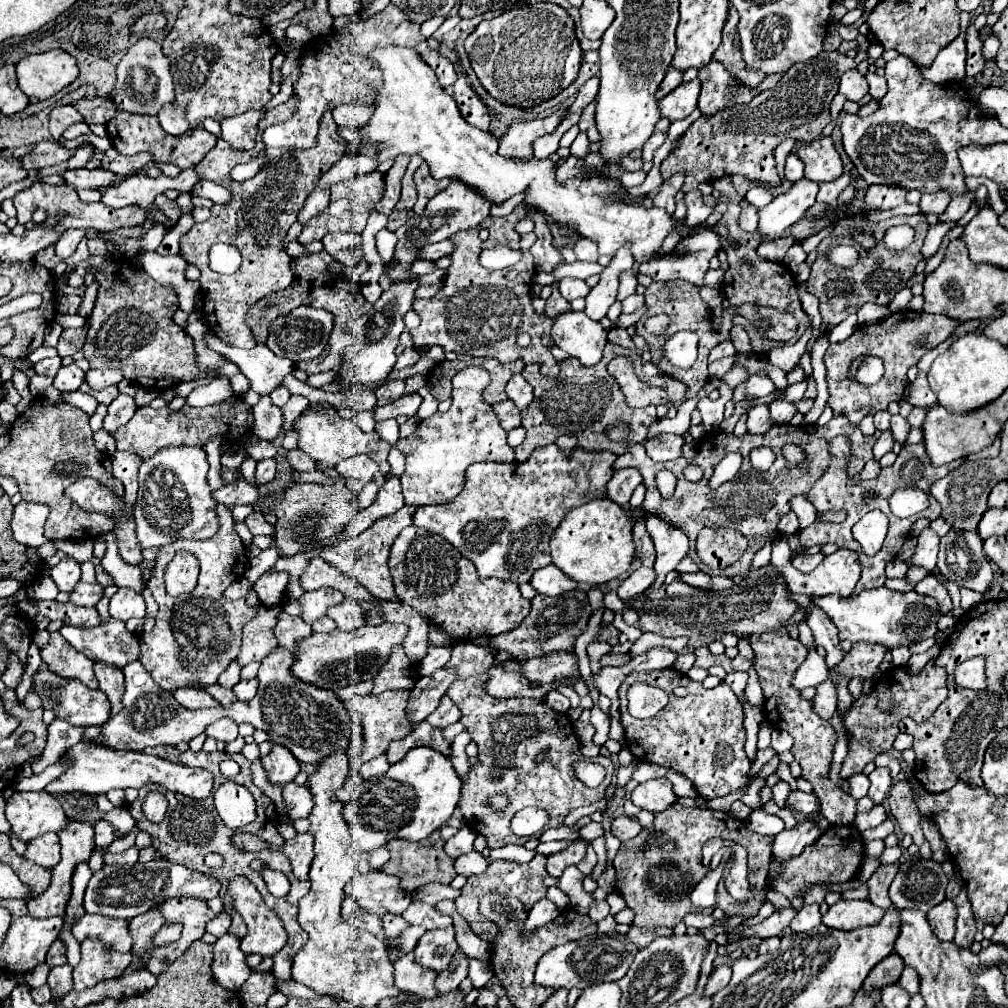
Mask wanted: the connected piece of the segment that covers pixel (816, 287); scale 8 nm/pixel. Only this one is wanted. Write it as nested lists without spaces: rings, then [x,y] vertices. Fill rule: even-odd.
[[[913,215],[907,217],[907,225],[915,229],[915,241],[903,249],[901,253],[883,251],[883,245],[877,245],[871,253],[859,255],[859,263],[855,263],[851,269],[837,269],[829,261],[817,255],[817,261],[811,267],[811,277],[807,281],[807,291],[819,297],[819,311],[821,311],[821,331],[831,331],[835,325],[839,325],[847,315],[857,313],[865,303],[877,303],[877,305],[889,305],[891,299],[905,287],[907,279],[913,275],[915,263],[921,259],[921,245],[927,235],[929,223],[925,215]]]

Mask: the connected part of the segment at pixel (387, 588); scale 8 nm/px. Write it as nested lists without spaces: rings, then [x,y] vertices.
[[[403,507],[399,509],[397,513],[393,515],[387,515],[383,519],[379,519],[373,524],[373,527],[365,530],[359,537],[354,540],[344,540],[343,543],[327,549],[321,553],[321,557],[331,563],[331,565],[337,565],[337,569],[341,569],[345,575],[357,579],[361,585],[365,585],[377,599],[383,599],[383,601],[401,601],[397,595],[395,595],[395,589],[393,589],[393,577],[389,573],[389,567],[387,567],[387,561],[389,561],[389,549],[395,541],[395,537],[409,525],[413,525],[413,515],[415,515],[417,507]]]

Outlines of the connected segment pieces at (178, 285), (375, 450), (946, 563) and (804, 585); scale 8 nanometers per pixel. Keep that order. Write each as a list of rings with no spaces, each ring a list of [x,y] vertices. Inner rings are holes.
[[[139,251],[137,261],[143,265],[143,269],[155,281],[159,281],[163,285],[171,285],[177,291],[179,307],[185,313],[193,312],[193,299],[195,299],[195,293],[199,291],[199,283],[185,279],[187,261],[183,257],[179,257],[179,255],[159,255],[159,253],[151,253],[151,251]]]
[[[335,411],[329,413],[305,413],[301,415],[301,419],[295,423],[295,429],[299,433],[299,449],[305,451],[311,459],[323,463],[323,465],[337,465],[339,461],[353,457],[357,453],[365,453],[371,459],[375,459],[381,467],[383,473],[389,471],[389,449],[391,445],[387,441],[383,441],[377,433],[363,433],[355,421],[349,419],[341,419]]]
[[[949,529],[947,535],[941,537],[937,569],[959,587],[973,589],[977,593],[985,593],[993,581],[991,563],[983,551],[983,545],[977,545],[977,531],[963,531],[963,539],[967,541],[967,551],[955,545],[959,529]]]
[[[780,536],[773,541],[773,553],[771,553],[771,563],[781,571],[781,575],[785,577],[787,581],[787,587],[791,593],[803,593],[803,595],[833,595],[833,593],[839,593],[843,597],[849,597],[861,577],[861,563],[859,563],[859,557],[855,551],[849,551],[849,549],[839,549],[837,553],[833,555],[827,555],[825,561],[815,567],[809,575],[803,575],[801,571],[797,571],[789,561],[787,561],[787,551],[789,551],[789,545],[785,536]]]

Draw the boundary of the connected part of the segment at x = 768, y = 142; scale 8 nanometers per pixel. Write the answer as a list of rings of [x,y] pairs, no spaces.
[[[821,51],[819,57],[813,57],[811,61],[795,63],[773,89],[759,93],[749,105],[725,109],[723,113],[715,113],[715,117],[699,117],[681,137],[679,149],[671,151],[661,163],[663,179],[669,179],[677,171],[685,171],[683,193],[695,189],[699,183],[711,183],[723,175],[735,173],[771,187],[779,185],[773,149],[787,137],[807,143],[823,135],[823,129],[831,123],[829,105],[837,95],[841,73],[851,67],[857,67],[855,59],[849,59],[839,51]]]

